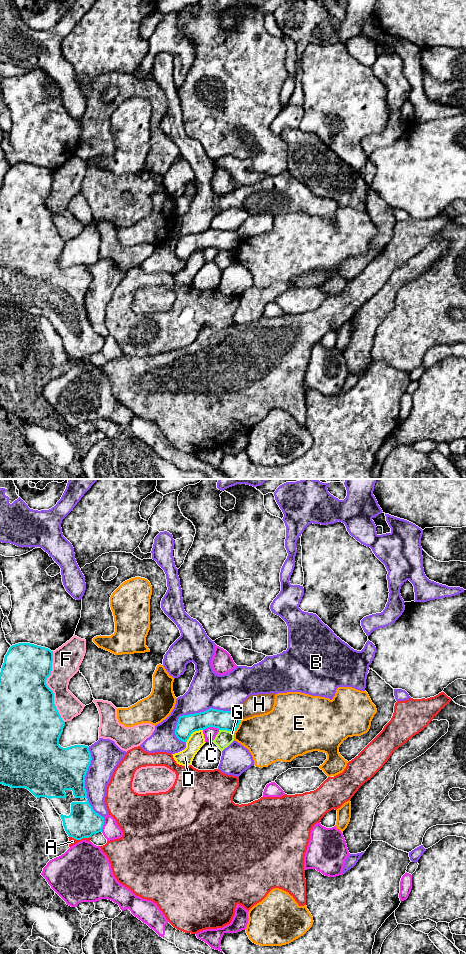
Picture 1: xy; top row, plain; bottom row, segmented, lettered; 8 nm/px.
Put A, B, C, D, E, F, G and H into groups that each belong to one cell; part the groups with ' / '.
A / B D G H / C / E / F

